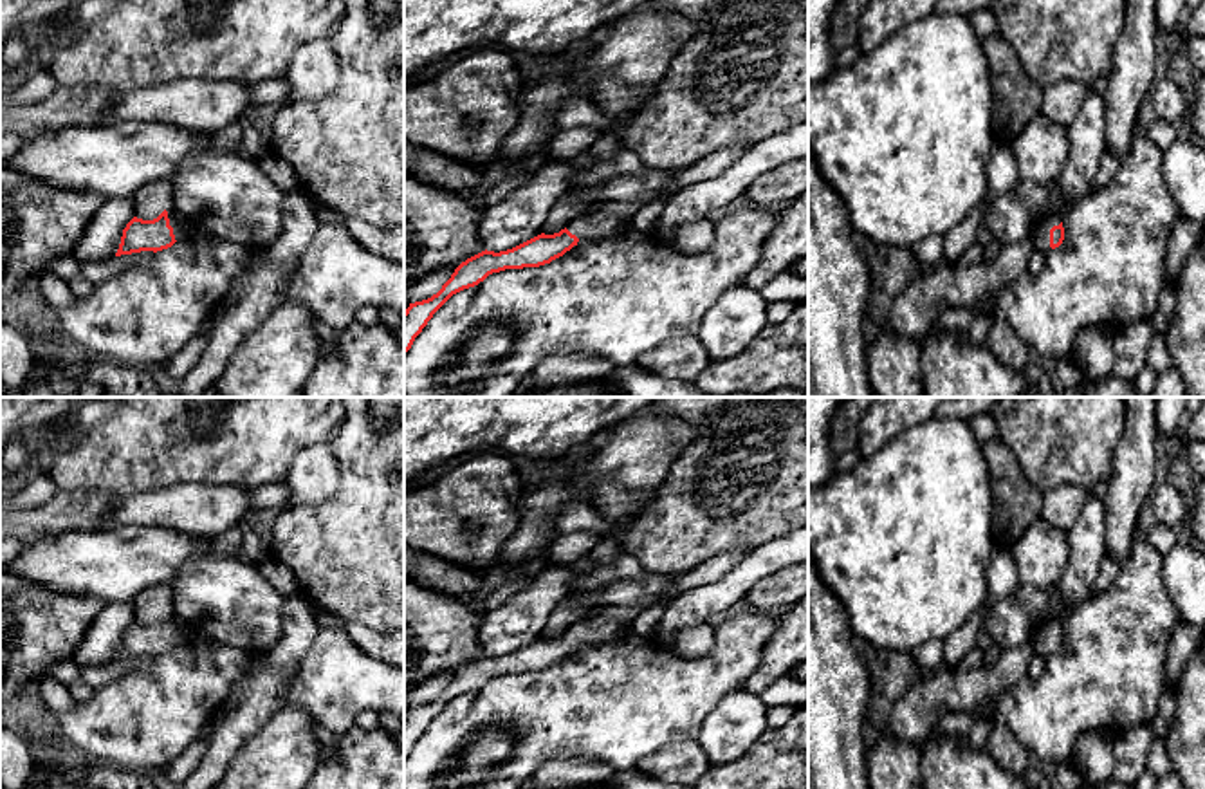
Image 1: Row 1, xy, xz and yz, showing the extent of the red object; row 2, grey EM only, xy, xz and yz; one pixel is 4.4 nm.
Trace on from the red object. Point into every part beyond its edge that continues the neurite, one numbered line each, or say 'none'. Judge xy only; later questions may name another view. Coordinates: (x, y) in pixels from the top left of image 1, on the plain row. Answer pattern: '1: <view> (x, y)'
1: xy (181, 631)

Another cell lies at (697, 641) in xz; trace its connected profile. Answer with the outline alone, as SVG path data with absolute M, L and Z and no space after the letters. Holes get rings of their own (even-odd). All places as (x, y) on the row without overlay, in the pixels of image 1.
M711 621L693 625L687 630L682 630L675 641L676 655L684 659L700 659L705 657L714 646L714 627Z

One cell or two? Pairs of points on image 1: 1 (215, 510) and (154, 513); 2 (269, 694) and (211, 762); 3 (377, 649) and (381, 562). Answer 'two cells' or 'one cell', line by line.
1: one cell
2: one cell
3: two cells

